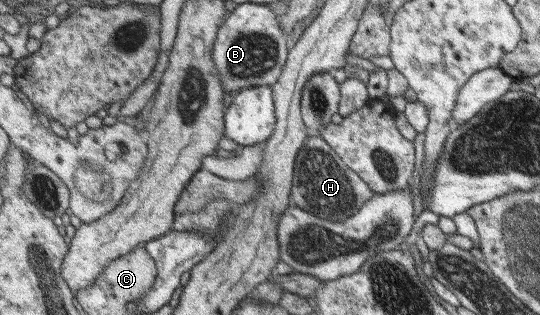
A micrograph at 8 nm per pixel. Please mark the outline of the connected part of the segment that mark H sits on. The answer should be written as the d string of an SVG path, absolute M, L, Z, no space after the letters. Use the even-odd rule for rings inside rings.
M309 134L296 155L295 172L292 173L290 203L330 221L344 221L353 211L370 198L369 186L340 158L319 136Z

